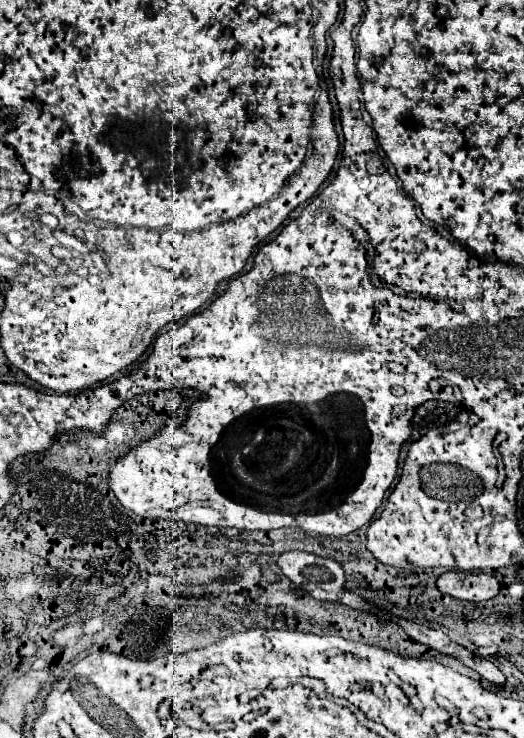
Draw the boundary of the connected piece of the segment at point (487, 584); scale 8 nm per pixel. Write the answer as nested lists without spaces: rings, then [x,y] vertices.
[[[444,572],[438,576],[436,586],[458,600],[466,602],[484,602],[494,598],[500,592],[500,582],[492,574],[484,572]]]

